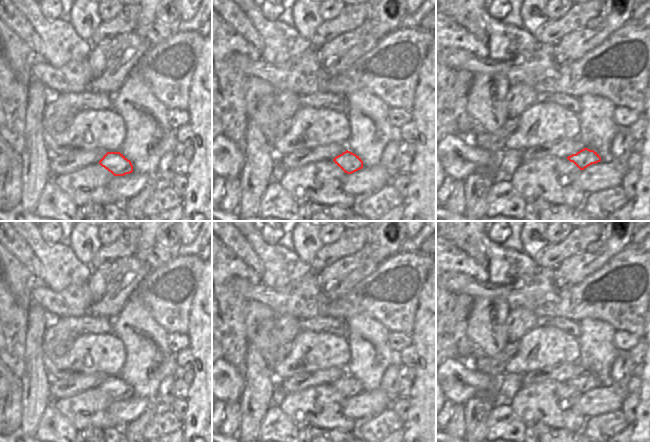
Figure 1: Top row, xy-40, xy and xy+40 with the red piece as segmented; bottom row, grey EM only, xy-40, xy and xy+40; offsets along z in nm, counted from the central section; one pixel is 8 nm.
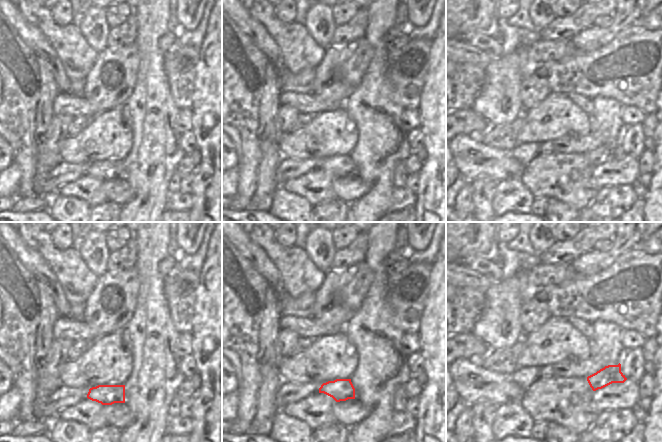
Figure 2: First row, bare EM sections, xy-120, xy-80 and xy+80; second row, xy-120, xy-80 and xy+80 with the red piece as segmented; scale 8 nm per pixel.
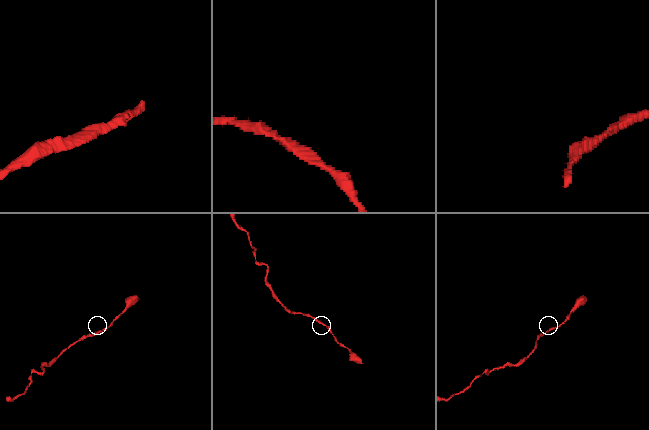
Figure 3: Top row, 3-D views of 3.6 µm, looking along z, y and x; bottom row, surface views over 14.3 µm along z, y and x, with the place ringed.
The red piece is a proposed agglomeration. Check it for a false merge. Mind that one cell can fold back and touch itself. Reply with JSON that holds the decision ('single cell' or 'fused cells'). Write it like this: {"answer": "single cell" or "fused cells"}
{"answer": "fused cells"}

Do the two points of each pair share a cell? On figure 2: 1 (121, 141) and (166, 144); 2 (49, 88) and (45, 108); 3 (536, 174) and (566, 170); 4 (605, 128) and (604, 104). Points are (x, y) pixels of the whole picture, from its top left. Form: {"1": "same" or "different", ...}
{"1": "different", "2": "same", "3": "same", "4": "same"}

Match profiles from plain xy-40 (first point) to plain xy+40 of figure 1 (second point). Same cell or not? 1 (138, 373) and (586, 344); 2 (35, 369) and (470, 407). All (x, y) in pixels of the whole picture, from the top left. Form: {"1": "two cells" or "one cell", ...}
{"1": "one cell", "2": "one cell"}

